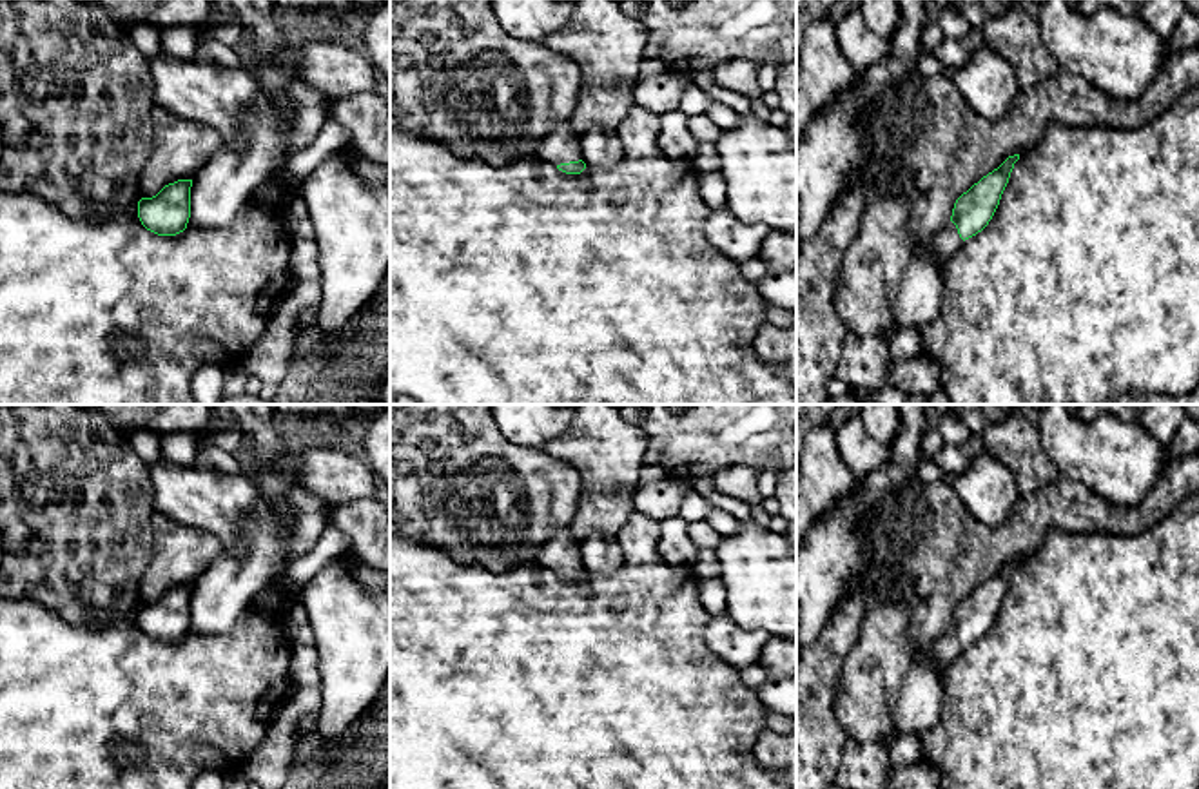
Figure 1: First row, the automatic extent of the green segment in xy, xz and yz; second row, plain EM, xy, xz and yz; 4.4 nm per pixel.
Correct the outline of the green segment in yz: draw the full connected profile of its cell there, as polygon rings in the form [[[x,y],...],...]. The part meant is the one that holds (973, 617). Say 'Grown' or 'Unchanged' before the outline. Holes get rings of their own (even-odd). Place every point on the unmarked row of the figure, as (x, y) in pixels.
Grown. [[[1019,560],[1009,562],[998,575],[963,599],[954,609],[950,628],[921,648],[916,657],[925,657],[949,669],[965,646],[989,631],[1018,566]]]

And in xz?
Grown. [[[570,528],[559,530],[550,541],[546,541],[539,550],[535,562],[566,580],[580,580],[586,575],[580,548],[571,539]]]

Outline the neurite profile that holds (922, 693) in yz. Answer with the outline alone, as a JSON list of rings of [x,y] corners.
[[[916,657],[900,686],[900,698],[892,709],[892,735],[925,735],[940,718],[945,704],[947,669]]]

